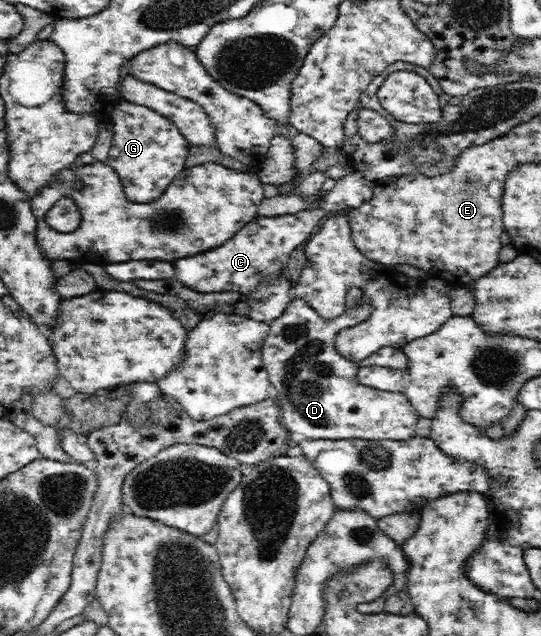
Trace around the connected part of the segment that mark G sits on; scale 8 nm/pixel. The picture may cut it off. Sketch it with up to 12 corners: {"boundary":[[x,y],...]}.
{"boundary":[[122,100],[106,164],[129,201],[156,200],[192,145],[170,118]]}

